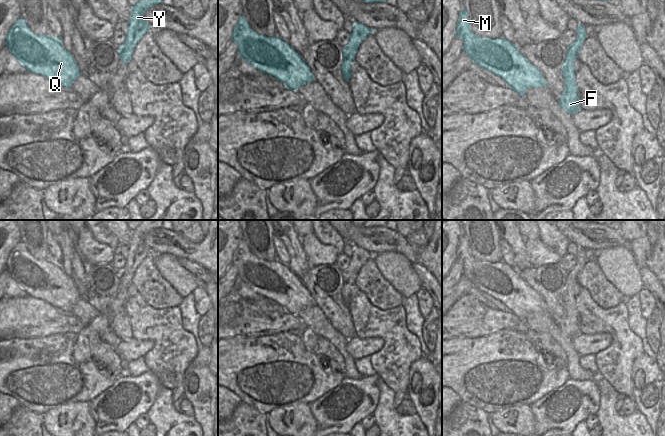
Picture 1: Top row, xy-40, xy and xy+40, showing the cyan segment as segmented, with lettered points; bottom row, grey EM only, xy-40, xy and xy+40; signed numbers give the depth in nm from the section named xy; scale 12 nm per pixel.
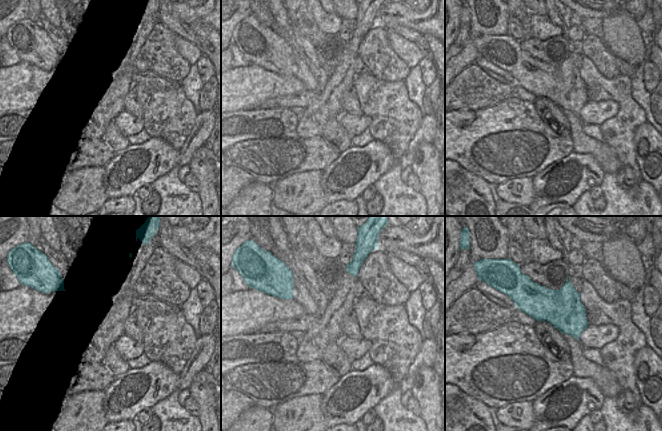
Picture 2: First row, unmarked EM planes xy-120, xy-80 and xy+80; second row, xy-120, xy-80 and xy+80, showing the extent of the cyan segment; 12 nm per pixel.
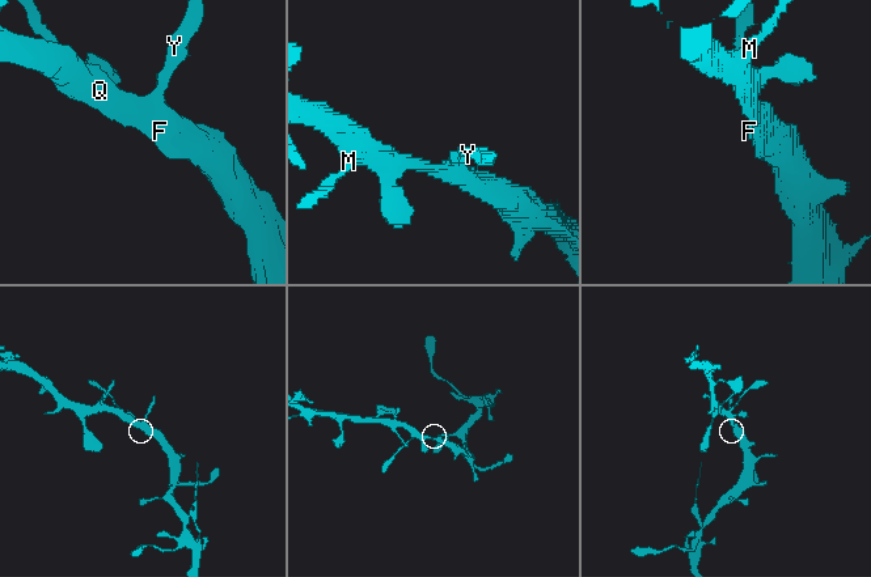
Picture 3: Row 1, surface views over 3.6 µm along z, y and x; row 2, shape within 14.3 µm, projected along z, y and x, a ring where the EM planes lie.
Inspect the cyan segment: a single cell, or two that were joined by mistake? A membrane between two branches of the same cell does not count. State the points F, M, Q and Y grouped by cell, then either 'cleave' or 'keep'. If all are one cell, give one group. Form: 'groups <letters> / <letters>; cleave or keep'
groups F M Q Y; keep

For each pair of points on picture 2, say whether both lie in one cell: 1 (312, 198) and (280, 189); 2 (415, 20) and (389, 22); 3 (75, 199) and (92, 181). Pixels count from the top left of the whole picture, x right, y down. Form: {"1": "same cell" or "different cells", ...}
{"1": "same cell", "2": "same cell", "3": "same cell"}

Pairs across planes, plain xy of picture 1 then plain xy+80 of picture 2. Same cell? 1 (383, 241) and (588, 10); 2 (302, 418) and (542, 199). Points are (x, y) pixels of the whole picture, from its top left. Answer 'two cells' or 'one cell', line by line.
1: one cell
2: two cells

